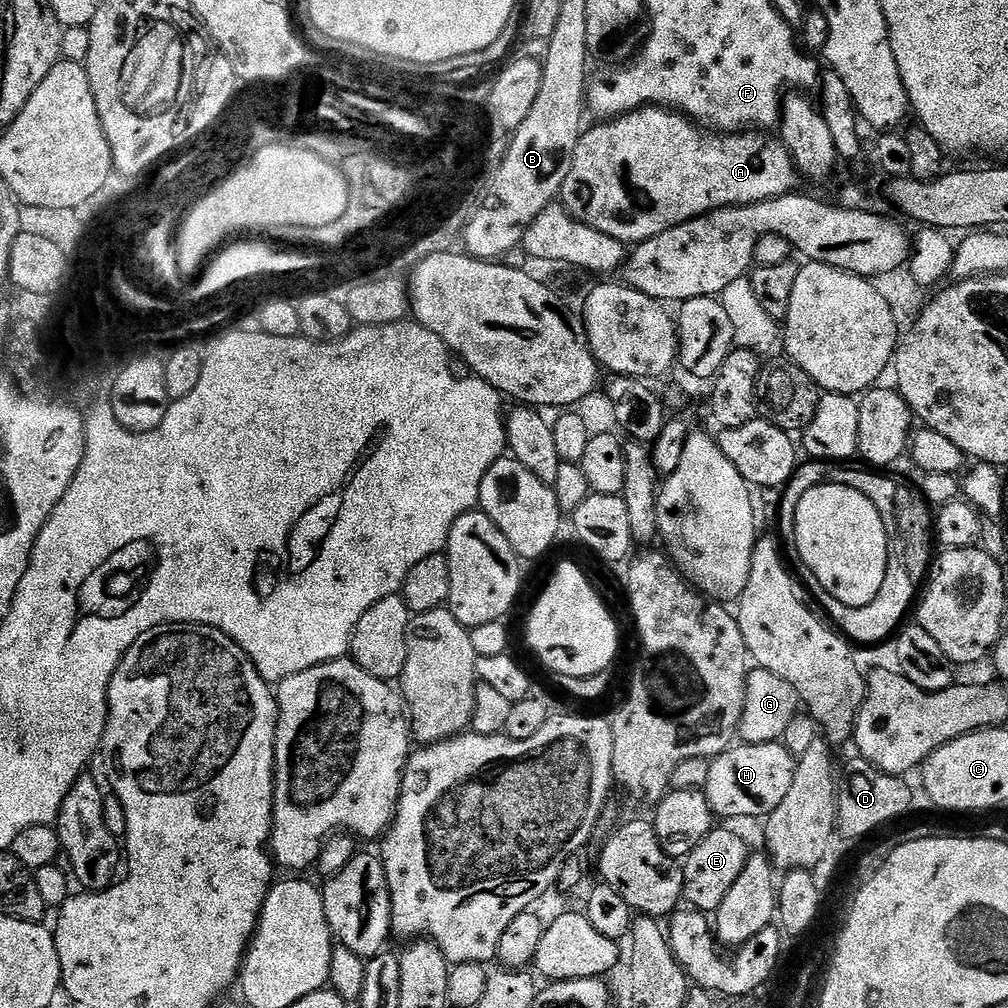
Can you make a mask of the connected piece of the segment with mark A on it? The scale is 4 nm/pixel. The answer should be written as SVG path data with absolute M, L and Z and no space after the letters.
M659 106L637 108L634 112L627 112L624 116L617 116L615 120L600 122L595 126L597 128L590 129L591 127L589 127L581 135L578 146L574 150L570 174L566 174L566 182L562 182L558 200L575 220L598 230L602 234L606 234L610 238L619 240L625 246L640 245L644 240L652 239L656 235L662 234L663 231L670 230L671 227L682 226L683 223L690 222L694 218L704 216L708 212L713 212L719 208L738 208L742 204L753 204L770 198L787 196L789 192L797 191L798 188L798 185L796 185L798 173L796 164L792 161L792 153L788 151L783 140L775 135L765 134L760 130L717 134L711 130L705 130L701 125L689 120L687 116L675 110Z

